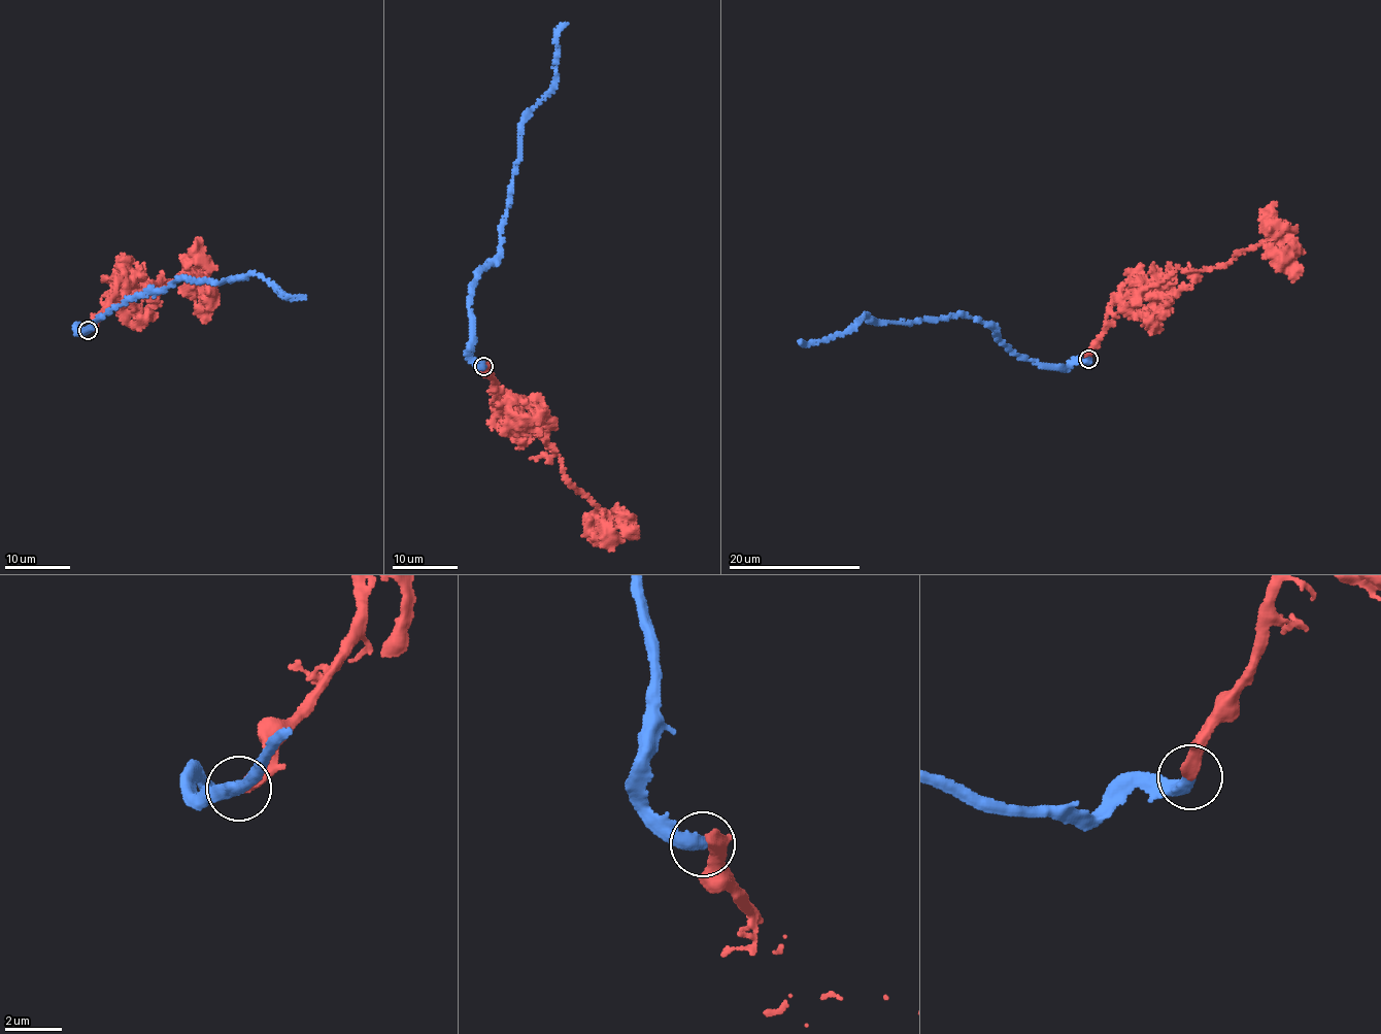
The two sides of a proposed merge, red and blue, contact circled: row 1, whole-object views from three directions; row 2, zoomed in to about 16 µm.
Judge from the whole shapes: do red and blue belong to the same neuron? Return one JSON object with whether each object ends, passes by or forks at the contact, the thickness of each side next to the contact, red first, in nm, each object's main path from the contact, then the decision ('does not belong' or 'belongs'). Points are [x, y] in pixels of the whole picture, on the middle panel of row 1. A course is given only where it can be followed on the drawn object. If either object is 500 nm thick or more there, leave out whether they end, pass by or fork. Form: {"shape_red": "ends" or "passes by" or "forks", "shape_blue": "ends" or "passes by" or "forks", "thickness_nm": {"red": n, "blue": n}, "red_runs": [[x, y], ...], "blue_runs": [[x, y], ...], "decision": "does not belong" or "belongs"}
{"shape_red": "ends", "shape_blue": "ends", "thickness_nm": {"red": 440, "blue": 460}, "red_runs": [[484, 367], [497, 391], [528, 399], [568, 480], [608, 515], [605, 542], [636, 530]], "blue_runs": [[483, 367], [471, 358], [472, 281], [498, 254], [518, 159], [520, 120], [554, 82], [557, 33], [568, 23]], "decision": "belongs"}

